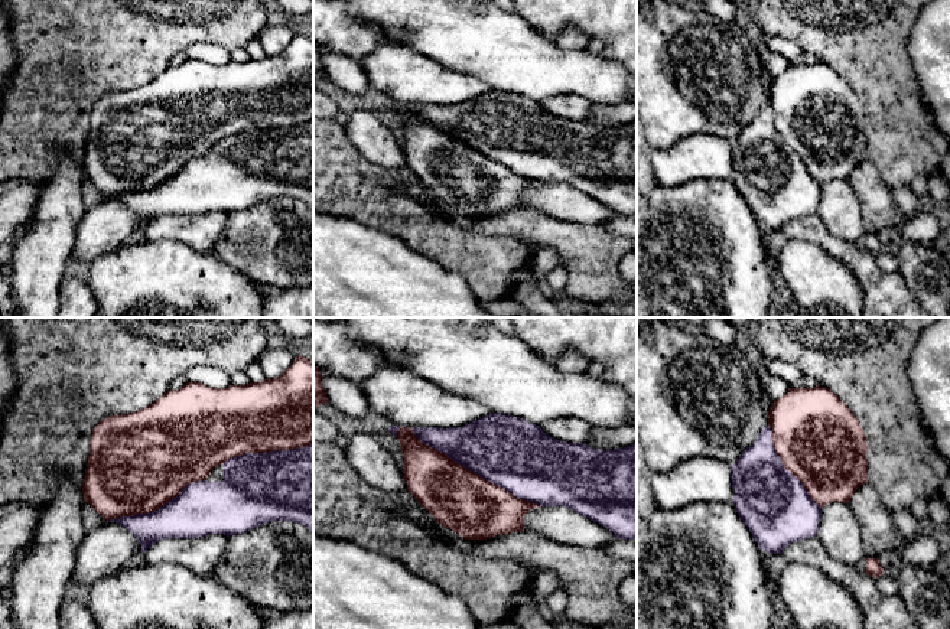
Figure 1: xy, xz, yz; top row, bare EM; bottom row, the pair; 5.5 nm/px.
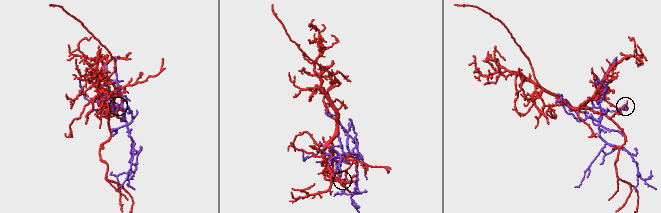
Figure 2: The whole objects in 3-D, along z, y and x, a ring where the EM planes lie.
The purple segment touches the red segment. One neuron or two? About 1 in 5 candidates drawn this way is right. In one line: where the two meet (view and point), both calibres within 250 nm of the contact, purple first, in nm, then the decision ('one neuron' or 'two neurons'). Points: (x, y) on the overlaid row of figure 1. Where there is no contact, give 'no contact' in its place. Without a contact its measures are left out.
xz (474, 472) | 400/340 nm | two neurons

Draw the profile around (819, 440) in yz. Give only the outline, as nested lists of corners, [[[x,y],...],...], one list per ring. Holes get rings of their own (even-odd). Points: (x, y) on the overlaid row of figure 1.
[[[819,385],[790,388],[771,404],[768,426],[783,467],[804,485],[820,508],[832,502],[850,502],[855,491],[868,483],[868,443],[863,430],[832,390]]]

